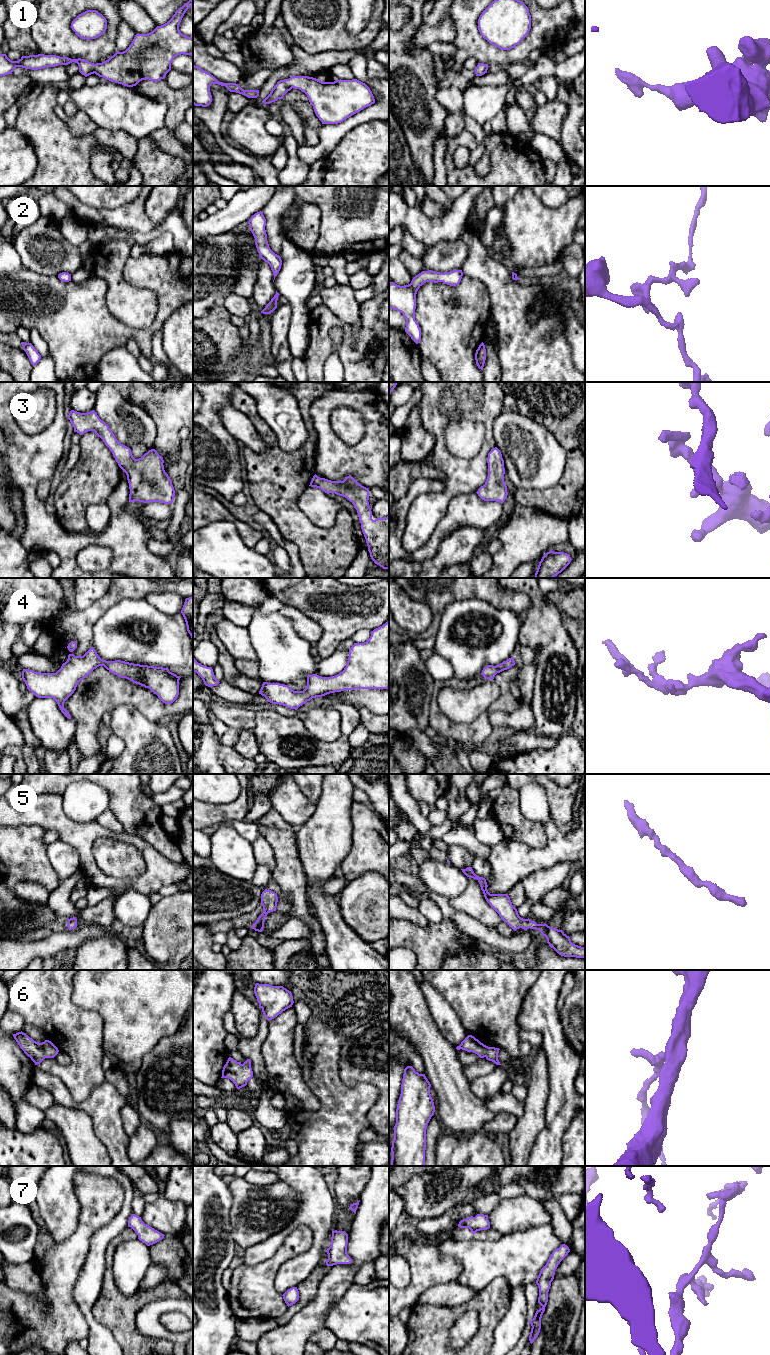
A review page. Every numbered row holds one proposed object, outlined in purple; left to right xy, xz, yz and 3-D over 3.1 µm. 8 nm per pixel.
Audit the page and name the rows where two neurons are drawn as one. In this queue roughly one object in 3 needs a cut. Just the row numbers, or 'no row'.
no row

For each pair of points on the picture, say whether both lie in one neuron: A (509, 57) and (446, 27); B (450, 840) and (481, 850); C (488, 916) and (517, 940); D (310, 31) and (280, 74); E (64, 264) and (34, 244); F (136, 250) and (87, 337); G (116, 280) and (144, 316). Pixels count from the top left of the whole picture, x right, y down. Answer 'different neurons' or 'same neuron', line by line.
A: different neurons
B: same neuron
C: different neurons
D: different neurons
E: same neuron
F: different neurons
G: same neuron

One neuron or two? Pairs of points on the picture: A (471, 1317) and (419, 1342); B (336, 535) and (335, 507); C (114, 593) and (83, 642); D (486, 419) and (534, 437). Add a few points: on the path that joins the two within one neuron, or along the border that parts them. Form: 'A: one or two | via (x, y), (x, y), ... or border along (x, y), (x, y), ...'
A: two | border along (472, 1310), (464, 1313), (452, 1327), (449, 1344)
B: two | border along (312, 522), (325, 528), (331, 528), (336, 524)
C: one | via (102, 605), (83, 624), (83, 630)
D: two | border along (503, 411), (493, 423), (495, 445)

